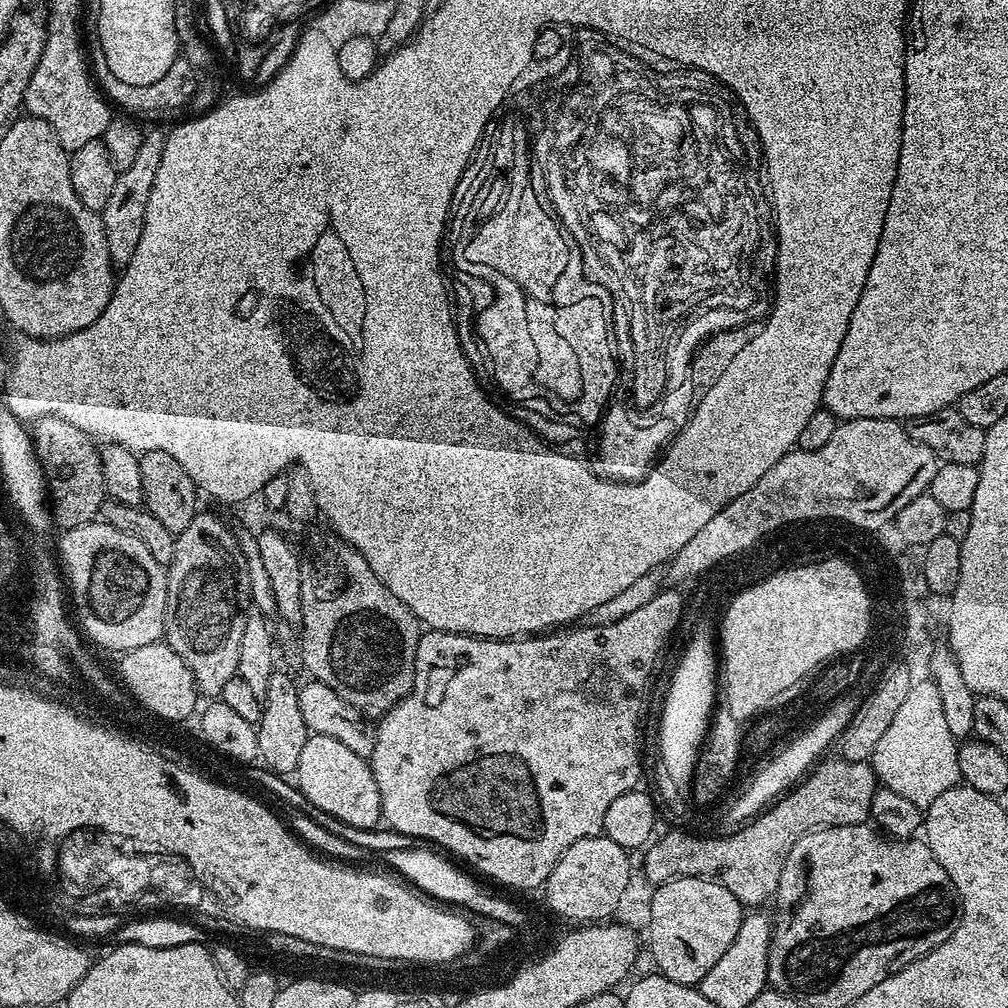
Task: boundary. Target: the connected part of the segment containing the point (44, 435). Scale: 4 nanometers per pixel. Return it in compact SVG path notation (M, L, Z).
M57 416L39 417L34 427L30 433L47 476L50 512L54 520L60 523L61 529L93 523L106 503L97 441L92 441L95 439L81 425L71 424Z

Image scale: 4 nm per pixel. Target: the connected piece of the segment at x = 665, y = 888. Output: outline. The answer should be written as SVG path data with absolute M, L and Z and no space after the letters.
M679 876L665 884L655 885L652 905L648 908L648 944L652 947L655 971L679 984L699 985L702 978L726 954L730 942L738 934L738 926L744 921L745 909L718 880L704 880L700 876Z

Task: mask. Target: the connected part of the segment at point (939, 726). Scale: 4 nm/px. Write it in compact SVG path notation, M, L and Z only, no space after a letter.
M916 682L910 694L906 694L906 702L902 702L894 722L890 722L890 730L878 741L870 763L883 787L890 788L894 794L902 794L902 798L924 810L942 790L950 790L961 783L957 747L957 741L946 727L946 718L940 716L935 684Z

